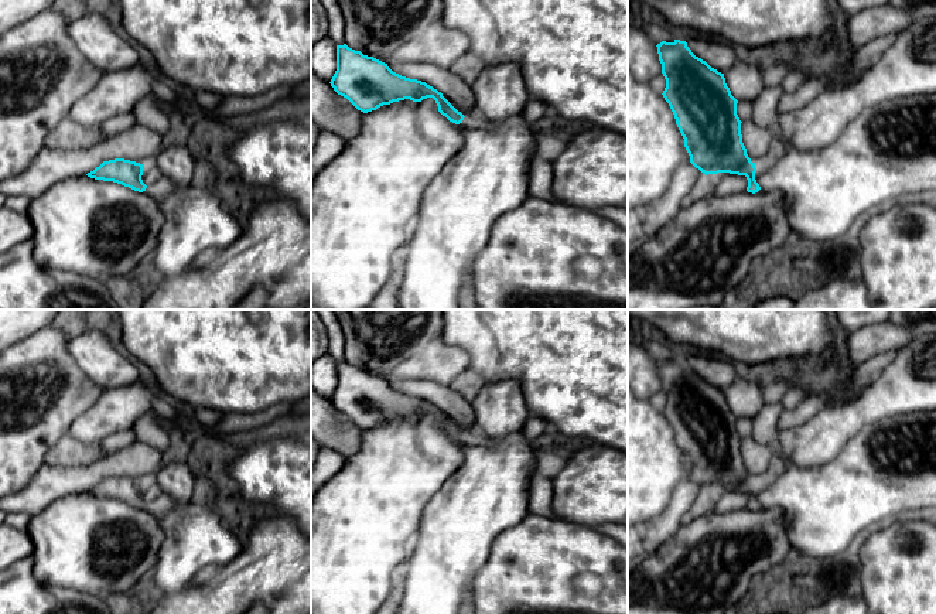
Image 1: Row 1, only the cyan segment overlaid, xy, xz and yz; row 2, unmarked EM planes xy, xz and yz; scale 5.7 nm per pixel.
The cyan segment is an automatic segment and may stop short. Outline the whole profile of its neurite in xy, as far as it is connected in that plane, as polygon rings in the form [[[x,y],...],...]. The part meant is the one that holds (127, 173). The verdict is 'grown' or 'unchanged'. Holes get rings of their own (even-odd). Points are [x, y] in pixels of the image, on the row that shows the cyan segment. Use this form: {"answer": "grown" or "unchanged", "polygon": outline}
{"answer": "grown", "polygon": [[[115,158],[103,161],[86,175],[95,180],[113,181],[139,192],[146,191],[158,201],[177,191],[177,187],[167,177],[161,177],[158,181],[147,187],[141,180],[143,170],[143,164],[140,163]]]}

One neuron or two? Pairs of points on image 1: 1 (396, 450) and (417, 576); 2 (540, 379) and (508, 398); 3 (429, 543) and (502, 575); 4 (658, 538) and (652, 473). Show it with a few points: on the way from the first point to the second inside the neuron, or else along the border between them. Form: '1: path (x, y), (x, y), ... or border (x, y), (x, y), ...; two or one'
1: border (424, 510), (419, 531), (403, 562); two
2: border (489, 382), (513, 379), (530, 415); two
3: border (496, 536), (485, 563), (474, 576), (472, 599); two
4: border (675, 487), (670, 502), (659, 514), (642, 522); two

